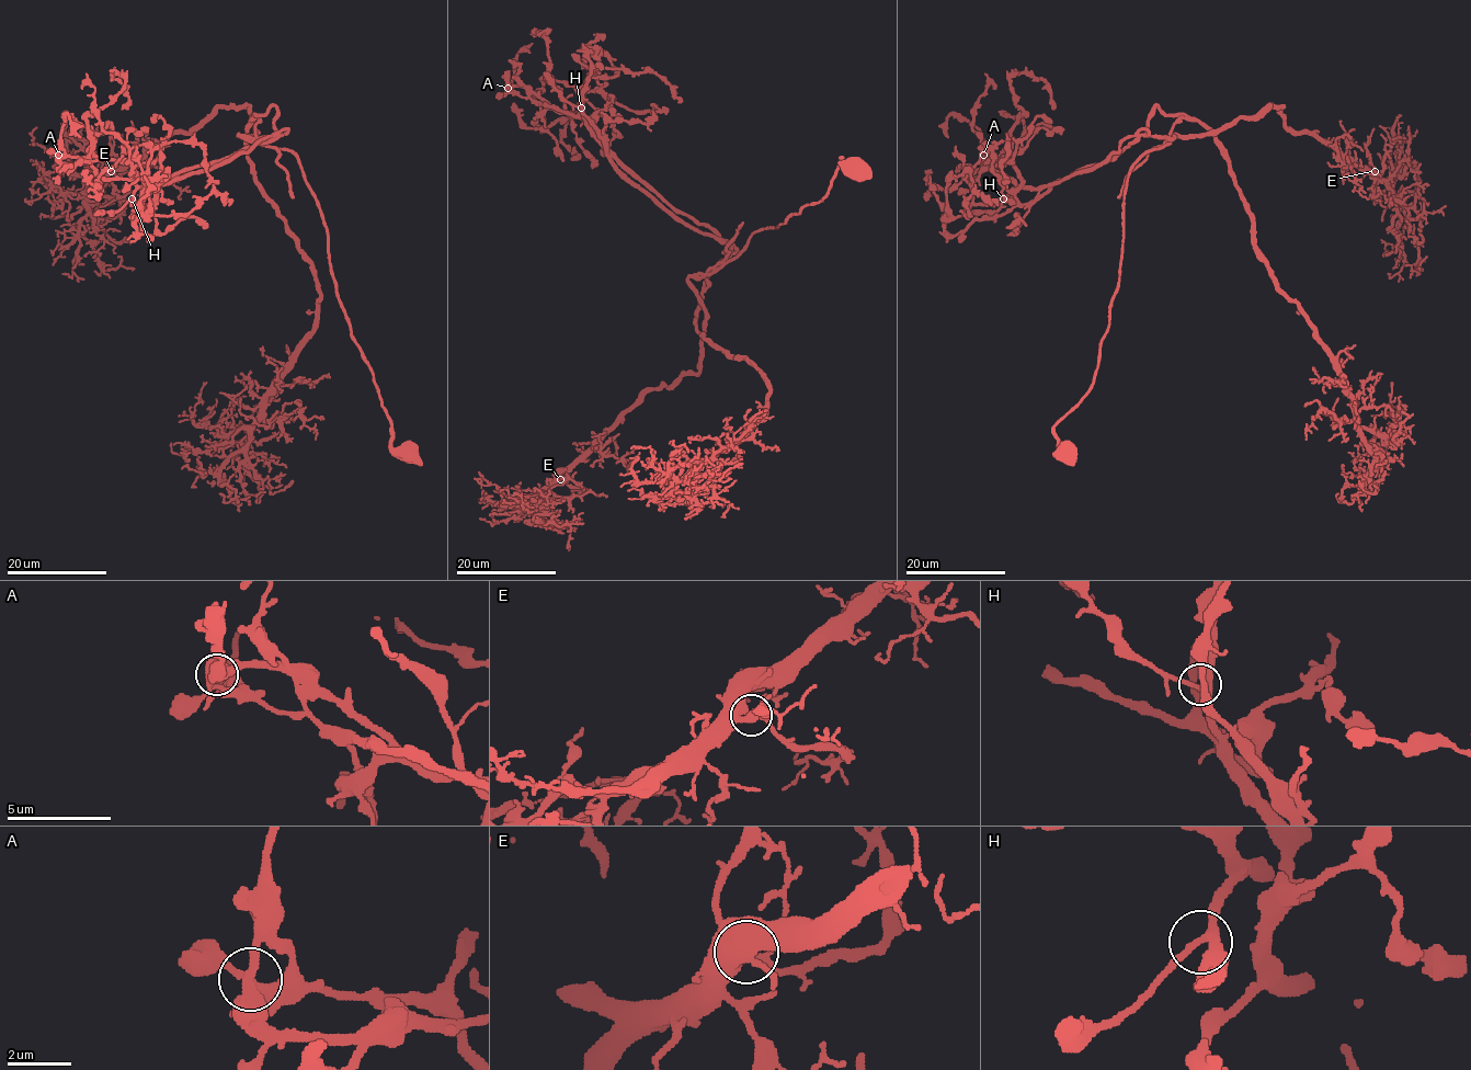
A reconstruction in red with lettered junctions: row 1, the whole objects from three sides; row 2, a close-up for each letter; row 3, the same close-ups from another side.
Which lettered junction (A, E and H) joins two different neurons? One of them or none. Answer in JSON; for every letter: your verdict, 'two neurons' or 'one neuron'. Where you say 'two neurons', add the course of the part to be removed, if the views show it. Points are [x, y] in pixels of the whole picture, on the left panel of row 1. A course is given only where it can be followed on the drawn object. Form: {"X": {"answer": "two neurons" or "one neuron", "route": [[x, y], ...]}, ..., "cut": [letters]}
{"A": {"answer": "two neurons", "route": [[57, 155], [156, 189], [283, 134], [277, 109], [246, 154], [317, 323], [219, 493]]}, "E": {"answer": "one neuron"}, "H": {"answer": "one neuron"}, "cut": ["A"]}

